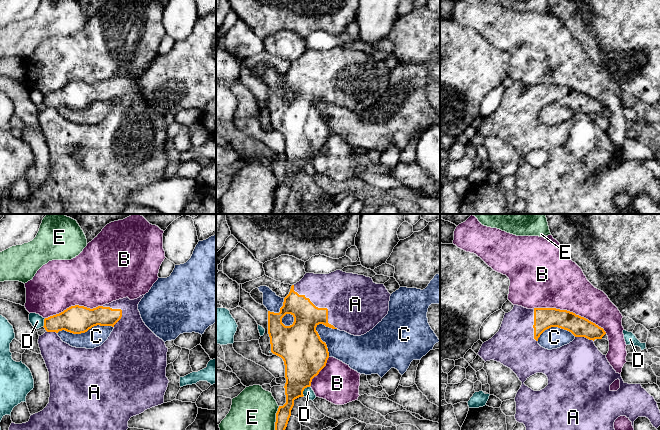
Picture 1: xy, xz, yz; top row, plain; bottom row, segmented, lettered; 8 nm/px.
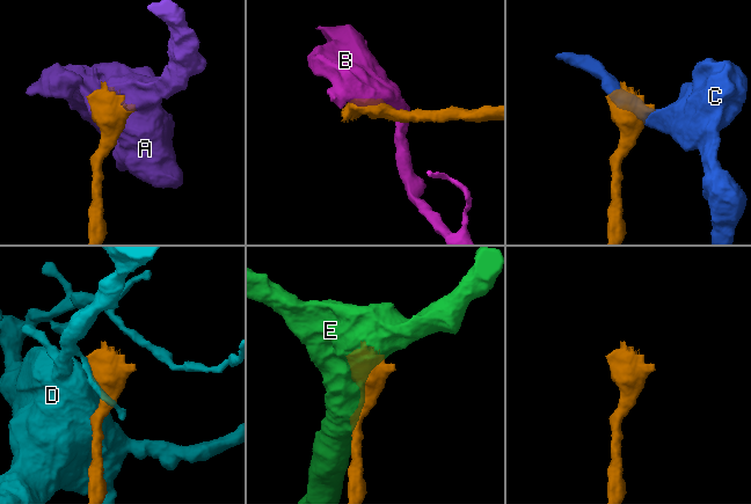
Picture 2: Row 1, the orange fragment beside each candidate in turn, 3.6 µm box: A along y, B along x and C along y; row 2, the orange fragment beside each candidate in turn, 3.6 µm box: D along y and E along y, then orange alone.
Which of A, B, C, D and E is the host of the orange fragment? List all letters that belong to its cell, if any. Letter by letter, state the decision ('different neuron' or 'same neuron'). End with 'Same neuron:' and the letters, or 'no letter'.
A: same neuron
B: different neuron
C: different neuron
D: different neuron
E: different neuron
Same neuron: A

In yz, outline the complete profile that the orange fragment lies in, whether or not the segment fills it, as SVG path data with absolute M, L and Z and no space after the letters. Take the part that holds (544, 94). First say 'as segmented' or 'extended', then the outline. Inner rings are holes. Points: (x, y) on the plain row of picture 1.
extended | M514 81L513 85L505 89L499 107L488 117L484 118L478 128L485 138L494 136L510 144L522 158L518 166L515 195L526 203L527 214L623 214L614 205L614 198L620 192L626 192L634 204L634 197L638 193L646 193L656 205L660 202L660 186L654 173L641 160L625 159L621 150L617 149L594 120L595 115L602 115L606 110L603 104L588 95L567 86L556 84L527 85ZM558 103L571 108L575 115L567 121L548 126L538 120L538 114L547 105ZM536 149L543 149L548 154L548 161L534 167L524 158ZM620 156L620 164L611 167L610 161Z

